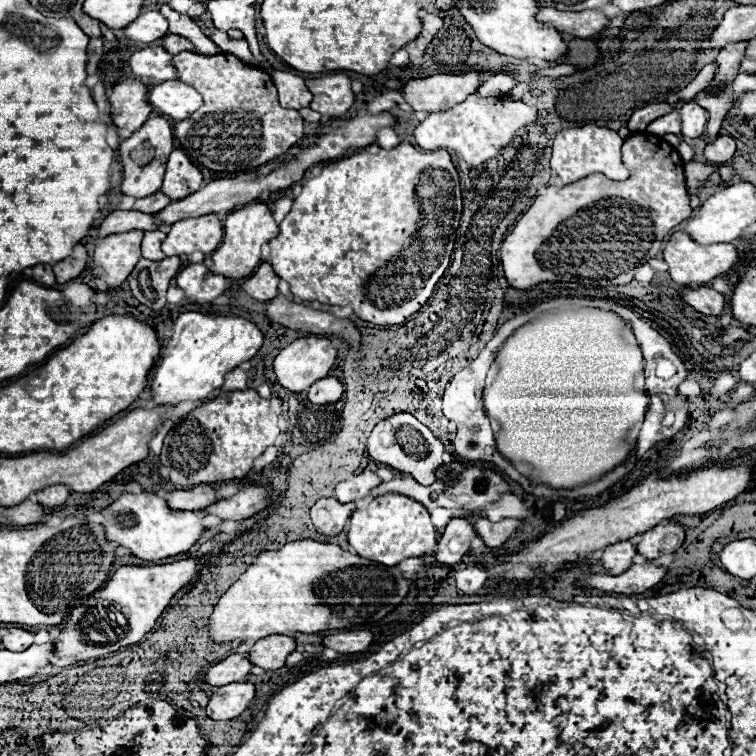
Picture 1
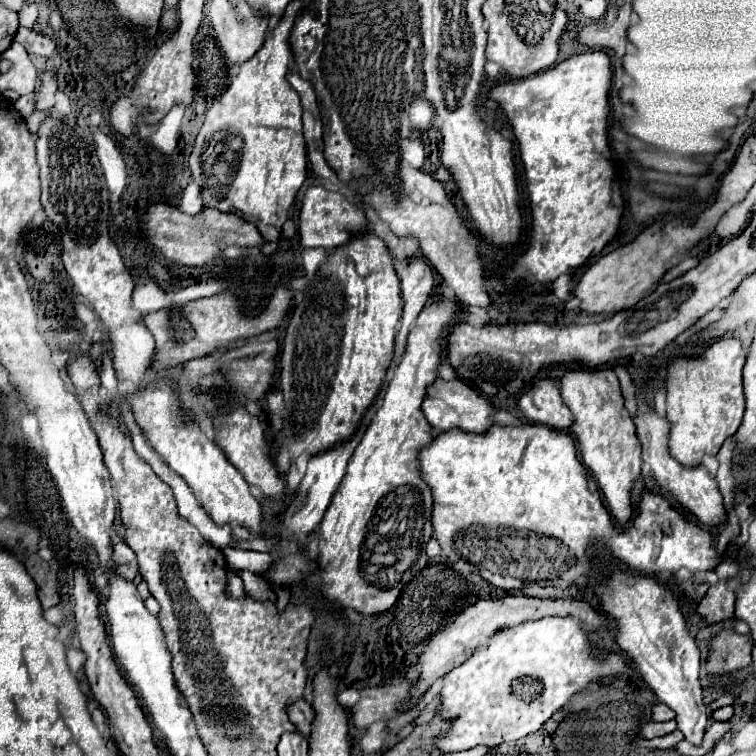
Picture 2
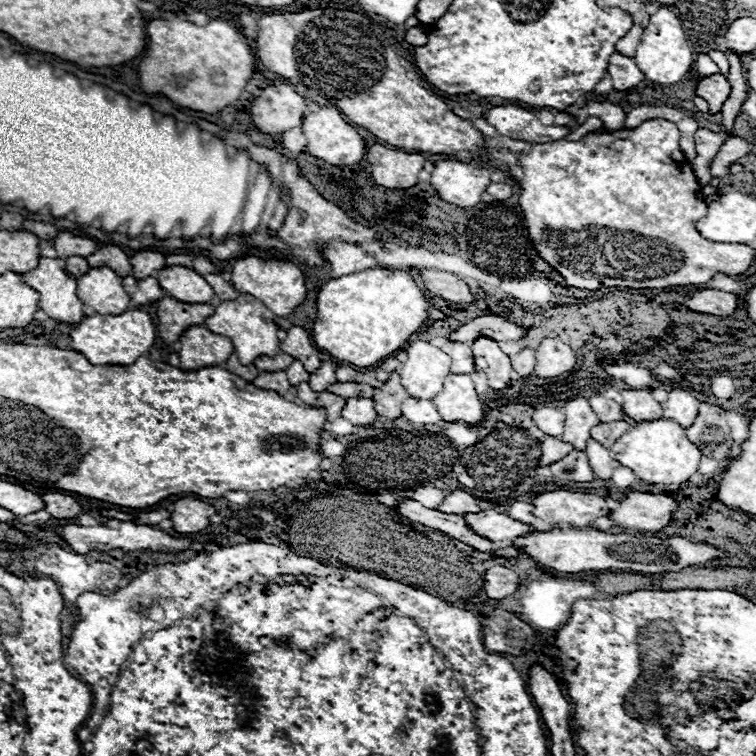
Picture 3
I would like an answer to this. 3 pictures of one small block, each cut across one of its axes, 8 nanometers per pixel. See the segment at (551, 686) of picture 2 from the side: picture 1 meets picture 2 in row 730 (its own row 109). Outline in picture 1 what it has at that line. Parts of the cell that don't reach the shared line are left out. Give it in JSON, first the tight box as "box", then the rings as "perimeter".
{"box":[414,94,536,166],"perimeter":[[[472,94],[454,108],[444,112],[430,112],[428,118],[416,126],[414,136],[418,146],[424,150],[444,148],[464,158],[470,166],[482,166],[486,160],[494,158],[508,142],[512,142],[520,128],[532,122],[536,122],[536,108],[530,108],[520,100],[508,102],[502,98],[480,98]]]}

